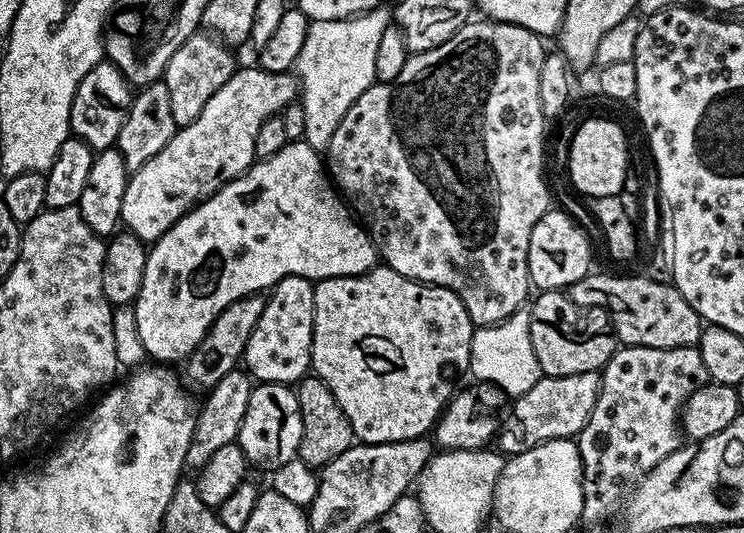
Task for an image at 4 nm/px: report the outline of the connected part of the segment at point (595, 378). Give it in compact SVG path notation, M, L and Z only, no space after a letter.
M600 372L565 376L541 375L540 380L534 382L530 390L526 390L526 394L511 401L508 416L498 433L499 451L511 458L551 440L579 437L590 418L590 410L594 410L594 402L598 402L599 389Z

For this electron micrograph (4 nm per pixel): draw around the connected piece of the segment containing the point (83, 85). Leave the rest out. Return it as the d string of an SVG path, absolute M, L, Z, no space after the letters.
M104 58L93 66L90 74L78 82L78 90L74 94L74 102L70 106L70 132L85 140L95 153L113 147L122 130L122 122L126 122L126 114L132 105L133 85L114 66L111 60Z

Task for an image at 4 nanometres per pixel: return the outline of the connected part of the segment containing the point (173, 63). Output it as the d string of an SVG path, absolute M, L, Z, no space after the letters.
M197 30L193 36L186 38L178 50L174 50L174 58L166 66L162 83L170 94L170 111L174 114L177 128L185 128L198 114L202 114L202 106L210 102L210 97L238 70L238 63L232 57L233 49L215 36L204 30Z

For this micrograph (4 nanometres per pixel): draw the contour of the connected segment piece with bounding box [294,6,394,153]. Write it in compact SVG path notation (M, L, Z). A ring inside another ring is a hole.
M391 7L372 8L369 12L361 12L359 16L348 16L345 20L314 20L306 30L306 42L298 53L294 75L298 81L298 100L304 106L306 126L302 139L315 152L323 153L328 147L330 138L334 138L334 130L338 130L338 122L346 118L346 110L366 94L372 84L377 83L374 57L378 54L378 42L382 42L382 34L394 20Z

